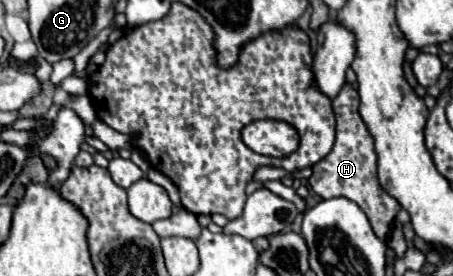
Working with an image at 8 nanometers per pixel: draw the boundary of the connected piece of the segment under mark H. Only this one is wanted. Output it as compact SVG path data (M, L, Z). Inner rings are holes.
M344 84L340 94L336 96L336 100L332 100L332 110L336 116L336 142L334 142L330 154L312 166L312 176L308 178L308 182L310 182L312 190L316 194L320 194L322 198L344 196L344 198L350 198L352 202L356 202L368 216L368 220L374 228L374 234L380 240L386 240L390 226L402 206L390 194L386 194L378 182L374 140L368 134L368 128L358 114L358 104L360 104L358 92L350 84Z

